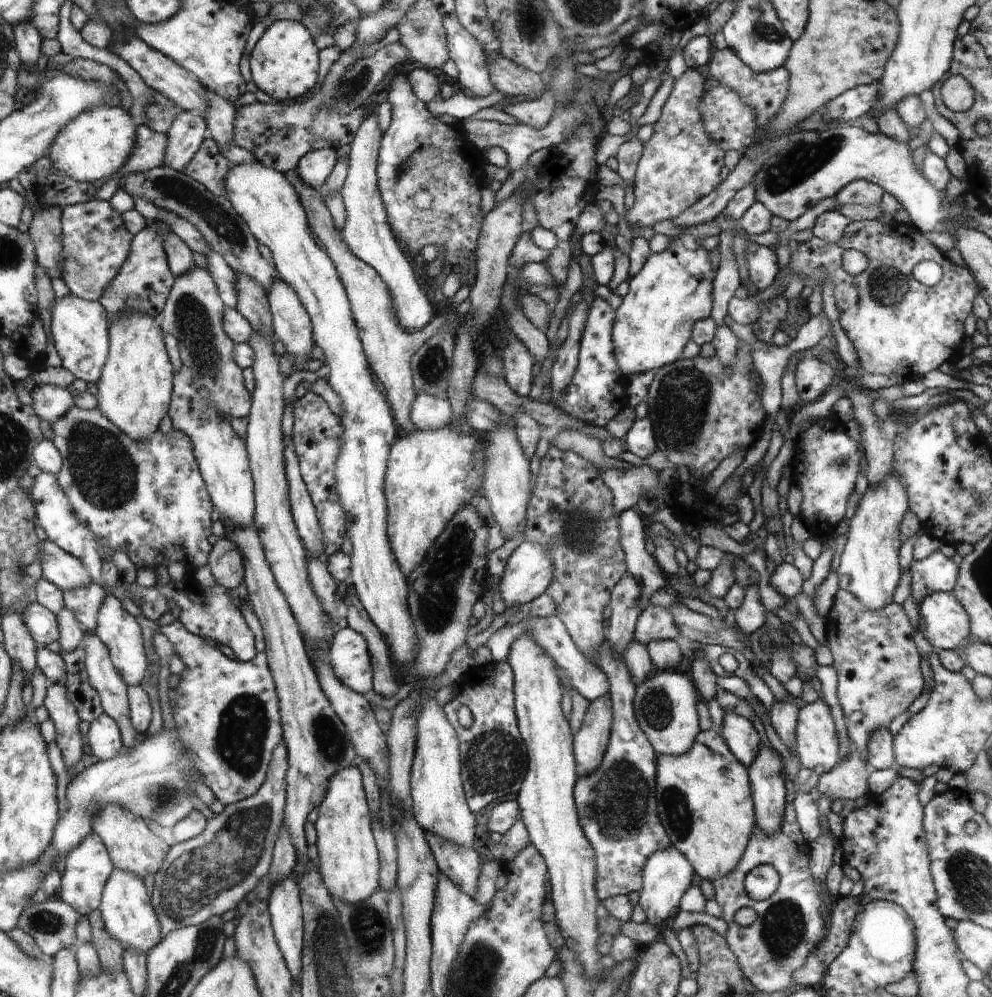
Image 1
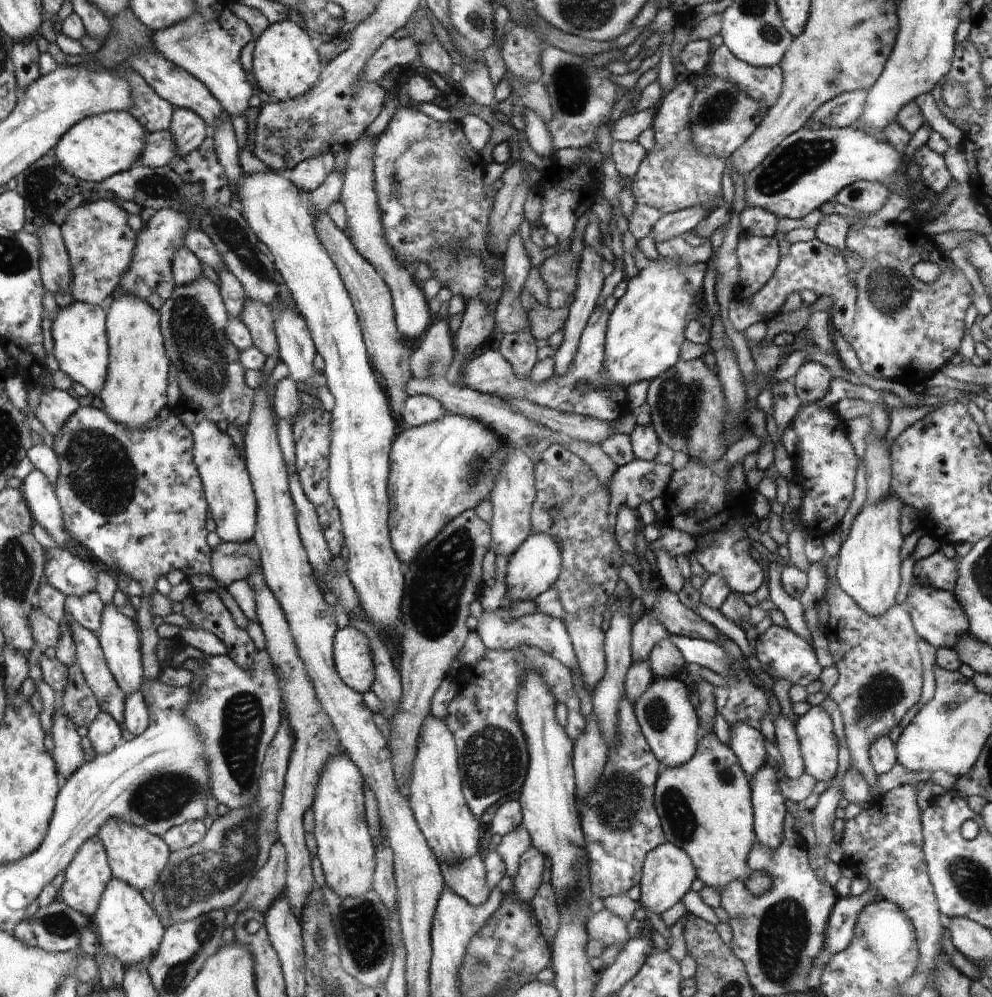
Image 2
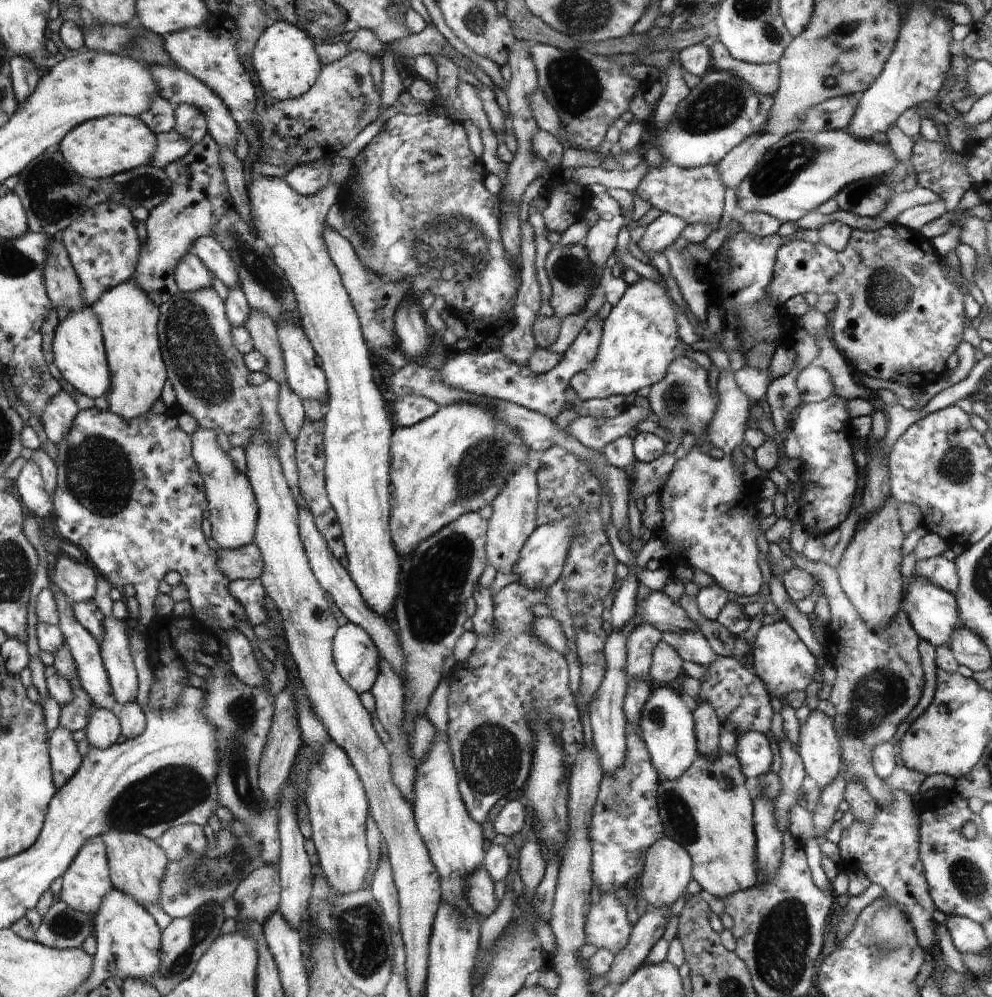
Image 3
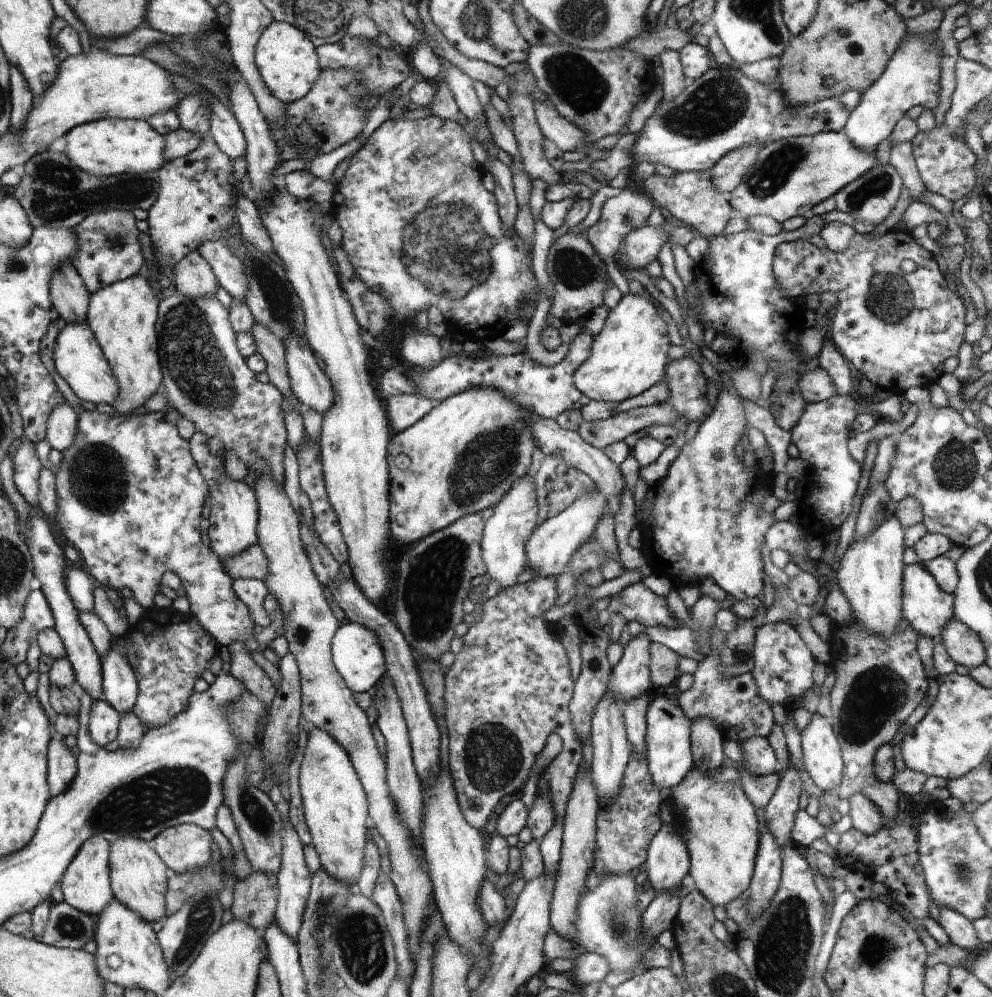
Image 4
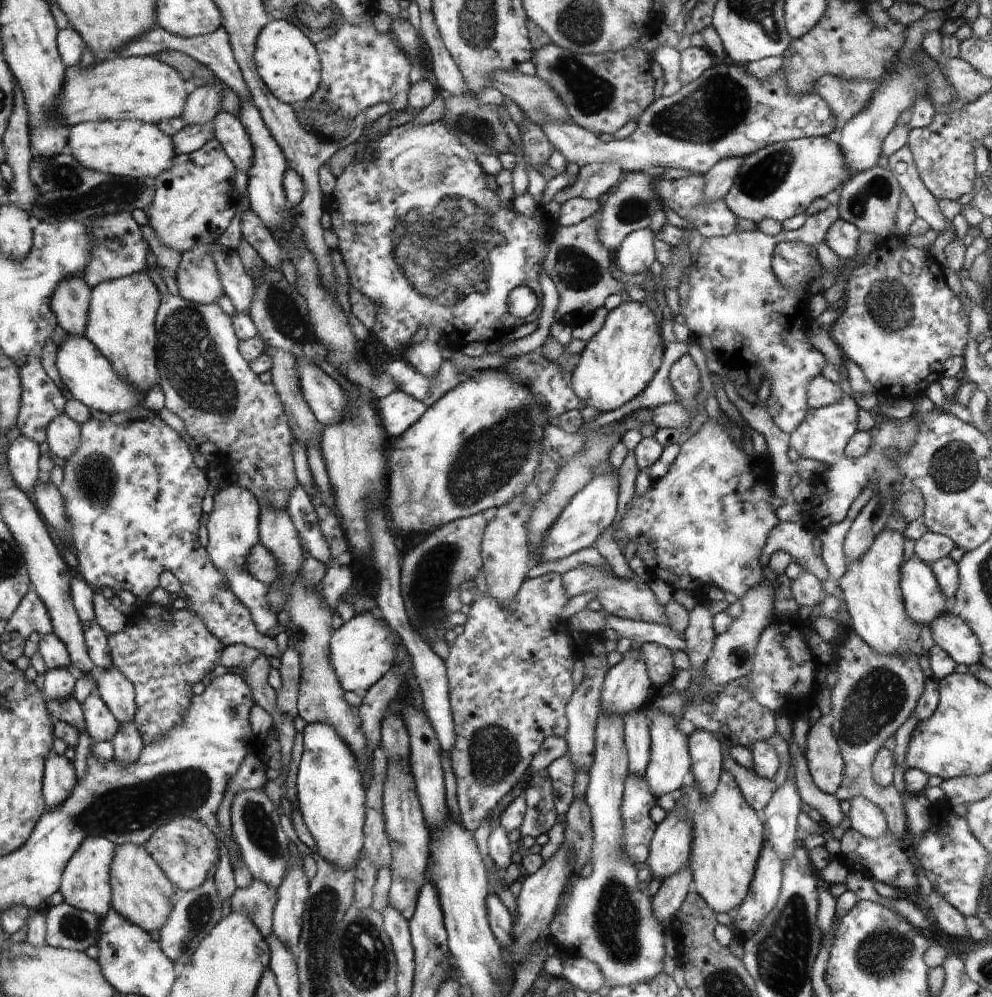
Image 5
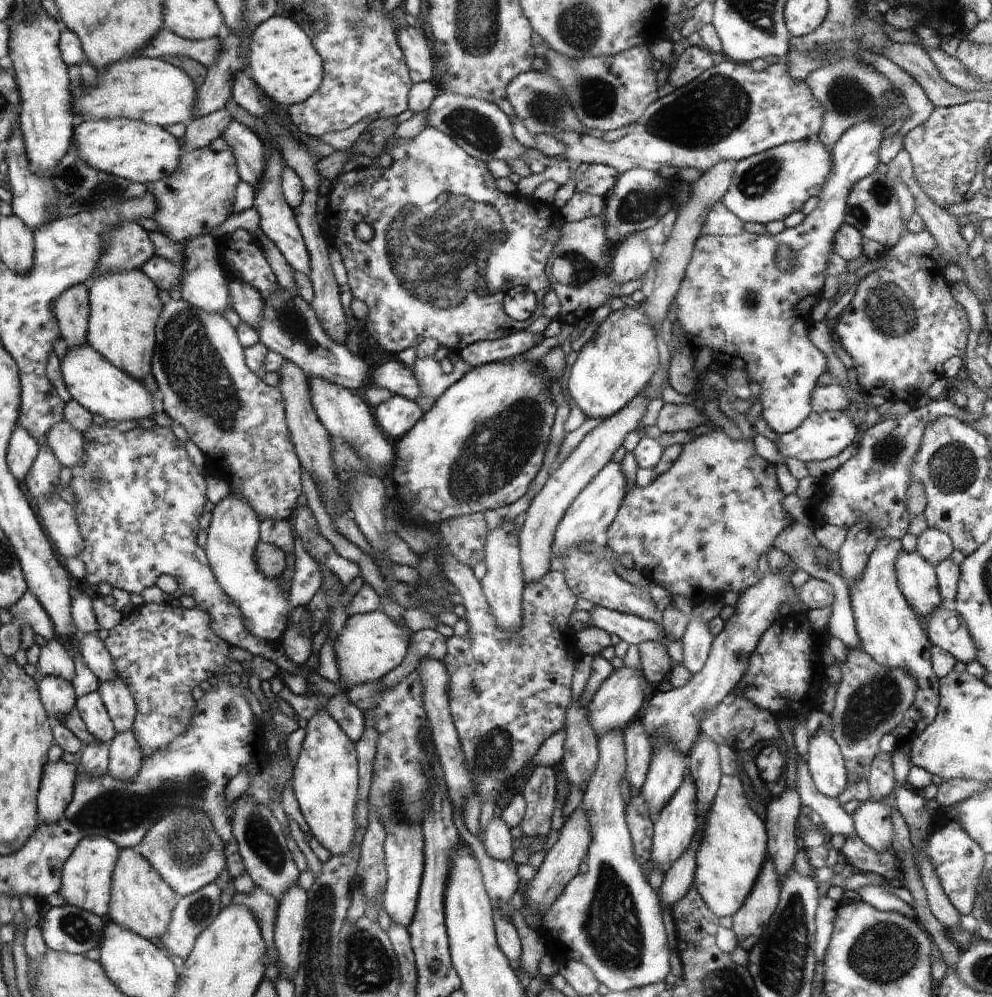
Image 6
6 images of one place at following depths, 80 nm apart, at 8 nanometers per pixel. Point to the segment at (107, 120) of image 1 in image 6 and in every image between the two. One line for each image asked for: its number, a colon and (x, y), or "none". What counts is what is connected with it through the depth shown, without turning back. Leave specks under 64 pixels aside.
2: (97, 147)
3: (103, 147)
4: (106, 147)
5: (126, 148)
6: (142, 153)

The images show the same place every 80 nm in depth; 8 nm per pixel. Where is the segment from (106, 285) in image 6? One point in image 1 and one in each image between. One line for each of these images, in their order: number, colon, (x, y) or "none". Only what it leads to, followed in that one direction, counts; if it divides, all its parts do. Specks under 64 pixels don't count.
1: (134, 390)
2: (135, 391)
3: (129, 320)
4: (123, 315)
5: (121, 322)

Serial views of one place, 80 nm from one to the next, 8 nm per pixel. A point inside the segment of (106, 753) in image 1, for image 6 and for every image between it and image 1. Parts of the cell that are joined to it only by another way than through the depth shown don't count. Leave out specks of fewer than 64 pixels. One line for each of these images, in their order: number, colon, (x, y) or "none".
2: (105, 734)
3: (103, 729)
4: (104, 720)
5: (100, 723)
6: (93, 711)

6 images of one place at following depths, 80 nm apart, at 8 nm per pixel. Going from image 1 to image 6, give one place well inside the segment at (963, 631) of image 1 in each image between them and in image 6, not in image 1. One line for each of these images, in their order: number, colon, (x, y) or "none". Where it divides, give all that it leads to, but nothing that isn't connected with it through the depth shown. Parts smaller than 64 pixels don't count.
2: (938, 618)
3: (933, 613)
4: (927, 608)
5: (924, 601)
6: (916, 578)

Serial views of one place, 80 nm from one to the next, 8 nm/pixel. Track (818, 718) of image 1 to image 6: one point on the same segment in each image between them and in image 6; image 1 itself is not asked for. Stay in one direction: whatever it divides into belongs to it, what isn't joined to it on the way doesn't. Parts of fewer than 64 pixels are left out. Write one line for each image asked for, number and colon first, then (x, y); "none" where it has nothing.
2: (819, 746)
3: (818, 744)
4: (822, 759)
5: (826, 766)
6: (826, 765)

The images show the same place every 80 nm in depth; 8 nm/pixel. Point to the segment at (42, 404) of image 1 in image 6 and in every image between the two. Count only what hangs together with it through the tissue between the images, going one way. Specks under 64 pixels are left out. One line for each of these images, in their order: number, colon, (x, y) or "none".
2: (56, 406)
3: (57, 418)
4: (63, 426)
5: (63, 435)
6: (67, 443)

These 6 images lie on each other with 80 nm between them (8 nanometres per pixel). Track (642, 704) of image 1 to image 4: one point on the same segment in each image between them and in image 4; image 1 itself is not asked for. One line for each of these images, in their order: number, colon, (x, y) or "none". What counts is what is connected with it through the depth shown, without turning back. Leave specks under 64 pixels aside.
2: (666, 717)
3: (665, 724)
4: (670, 757)

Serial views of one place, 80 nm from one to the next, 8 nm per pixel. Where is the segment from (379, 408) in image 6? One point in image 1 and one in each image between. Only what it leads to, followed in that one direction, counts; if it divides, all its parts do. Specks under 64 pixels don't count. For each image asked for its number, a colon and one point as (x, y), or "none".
1: (430, 413)
2: (418, 410)
3: (409, 409)
4: (404, 409)
5: (400, 411)

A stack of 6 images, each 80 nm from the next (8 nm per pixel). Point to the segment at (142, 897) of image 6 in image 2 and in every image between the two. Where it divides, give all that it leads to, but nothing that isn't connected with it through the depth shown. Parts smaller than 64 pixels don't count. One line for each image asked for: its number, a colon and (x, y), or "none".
2: (138, 857)
3: (138, 864)
4: (138, 875)
5: (142, 892)

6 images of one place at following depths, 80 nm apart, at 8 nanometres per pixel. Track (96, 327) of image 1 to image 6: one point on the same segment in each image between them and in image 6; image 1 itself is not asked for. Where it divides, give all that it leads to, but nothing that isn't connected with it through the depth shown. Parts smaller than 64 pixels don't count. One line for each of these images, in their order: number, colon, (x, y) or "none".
2: (80, 344)
3: (79, 351)
4: (79, 359)
5: (90, 377)
6: (92, 380)

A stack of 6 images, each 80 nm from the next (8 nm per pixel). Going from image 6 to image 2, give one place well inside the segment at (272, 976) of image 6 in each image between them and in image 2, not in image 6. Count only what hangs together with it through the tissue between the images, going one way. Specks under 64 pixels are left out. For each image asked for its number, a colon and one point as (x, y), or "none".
2: (269, 883)
3: (257, 897)
4: (255, 898)
5: (257, 900)

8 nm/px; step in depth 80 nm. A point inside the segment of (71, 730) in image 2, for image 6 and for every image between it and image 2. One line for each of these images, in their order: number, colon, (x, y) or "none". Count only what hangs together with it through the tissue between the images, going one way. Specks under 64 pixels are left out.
3: (66, 760)
4: (62, 764)
5: (60, 779)
6: (56, 792)

